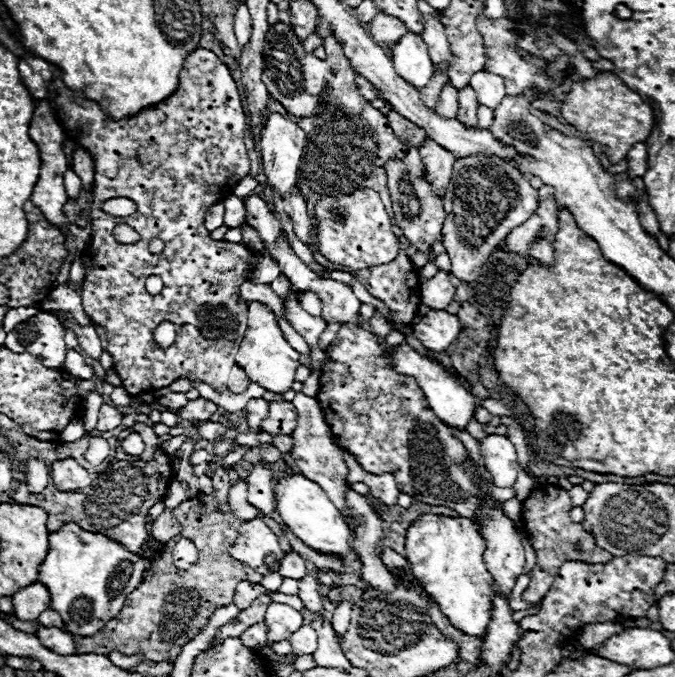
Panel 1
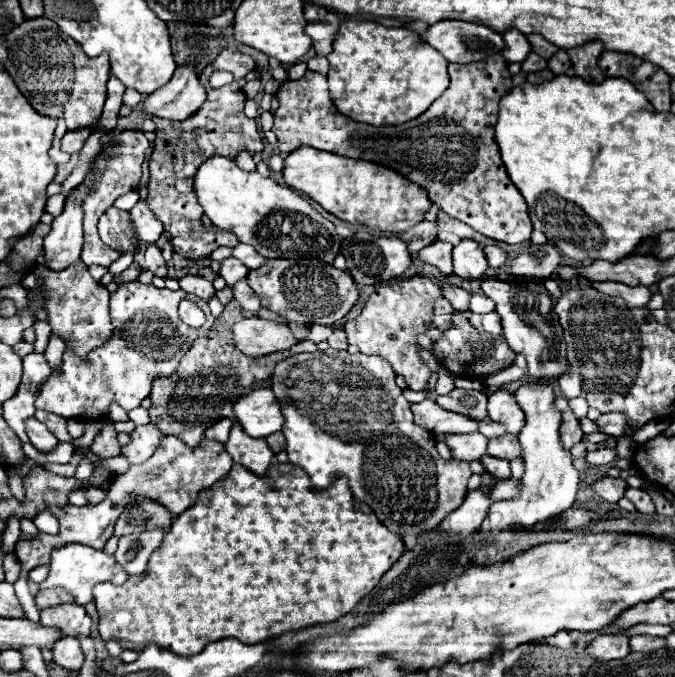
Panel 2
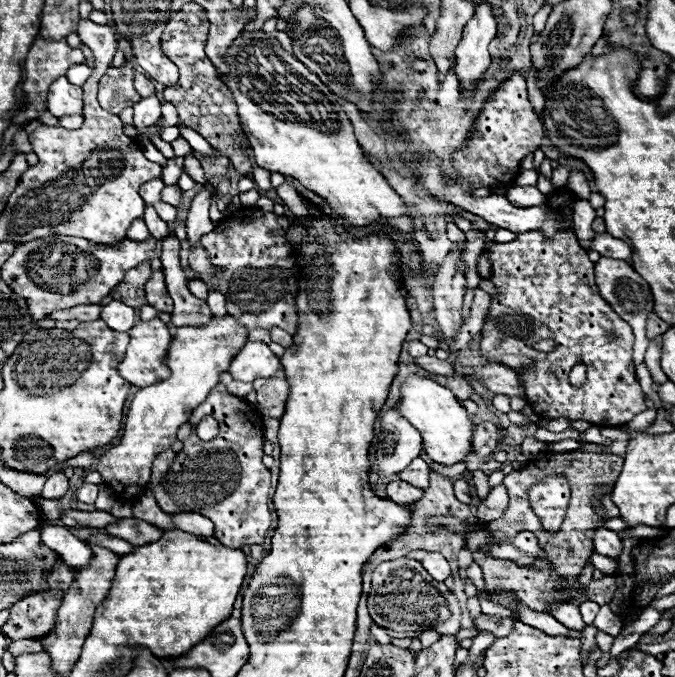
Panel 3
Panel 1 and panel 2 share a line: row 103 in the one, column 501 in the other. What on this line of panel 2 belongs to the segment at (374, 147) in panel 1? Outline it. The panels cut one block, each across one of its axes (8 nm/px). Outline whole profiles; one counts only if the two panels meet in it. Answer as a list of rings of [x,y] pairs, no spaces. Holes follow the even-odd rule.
[[[470,310],[452,314],[452,328],[446,330],[438,342],[434,342],[432,352],[436,354],[440,364],[444,364],[452,374],[466,378],[484,378],[488,374],[500,372],[502,368],[510,366],[516,356],[504,340],[500,316],[496,316],[496,312],[474,314]]]

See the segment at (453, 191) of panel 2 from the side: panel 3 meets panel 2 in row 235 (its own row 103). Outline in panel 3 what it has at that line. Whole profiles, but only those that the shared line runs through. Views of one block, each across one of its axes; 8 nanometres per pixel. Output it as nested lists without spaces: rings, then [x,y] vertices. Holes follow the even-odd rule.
[[[520,72],[510,74],[484,102],[478,118],[472,124],[472,130],[464,144],[452,154],[452,162],[458,174],[458,180],[468,182],[470,188],[482,186],[506,186],[516,184],[520,174],[520,162],[526,154],[540,148],[544,140],[544,130],[540,126],[540,118],[534,112],[528,94],[526,80]]]

